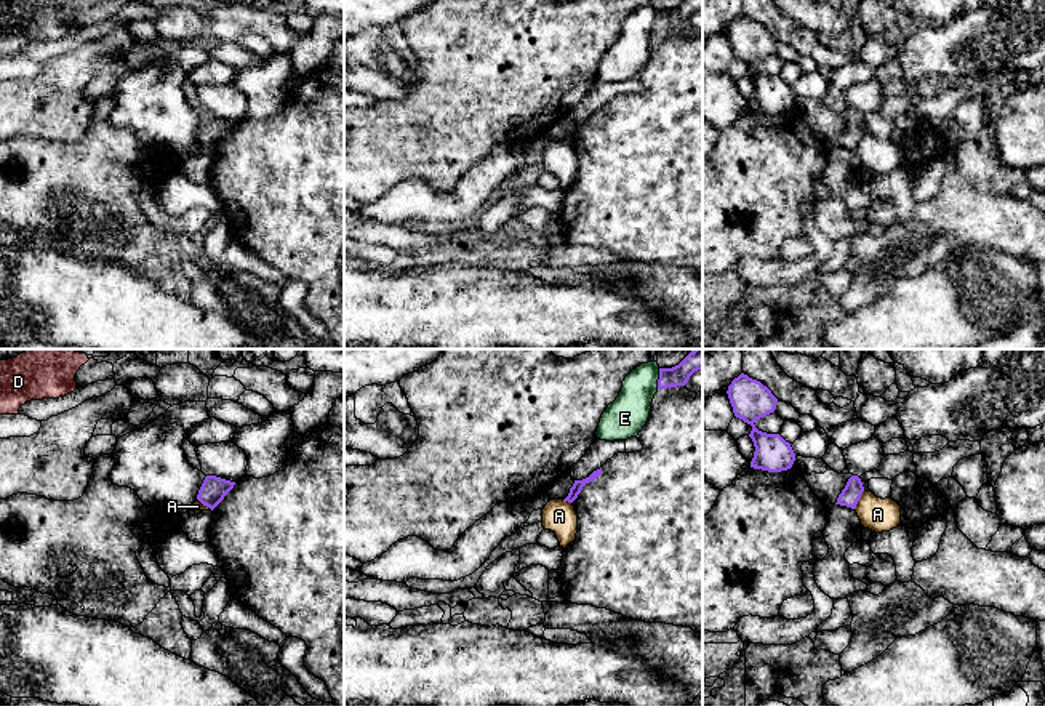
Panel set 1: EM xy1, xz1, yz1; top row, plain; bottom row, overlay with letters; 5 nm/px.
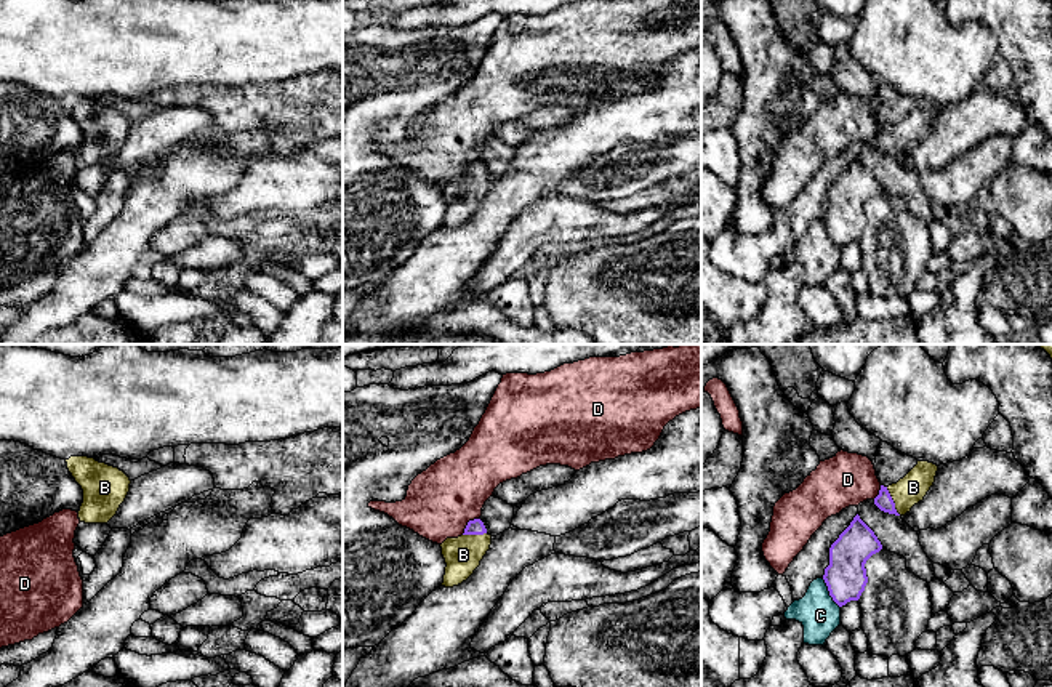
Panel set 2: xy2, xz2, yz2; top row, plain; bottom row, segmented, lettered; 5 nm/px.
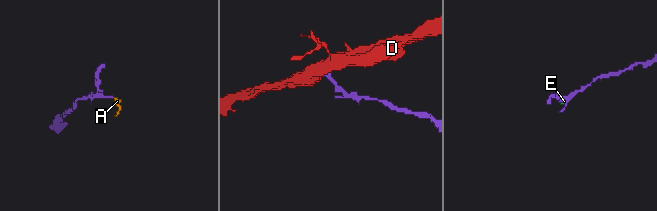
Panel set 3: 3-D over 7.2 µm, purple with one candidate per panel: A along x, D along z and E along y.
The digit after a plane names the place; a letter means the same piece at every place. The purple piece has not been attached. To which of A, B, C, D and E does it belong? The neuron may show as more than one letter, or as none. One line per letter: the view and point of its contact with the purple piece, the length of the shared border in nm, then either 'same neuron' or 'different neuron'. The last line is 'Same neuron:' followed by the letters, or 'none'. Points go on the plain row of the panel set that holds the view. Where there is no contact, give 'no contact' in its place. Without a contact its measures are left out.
A: yz1 (858, 141) | 110 nm | different neuron
B: yz2 (892, 143) | 160 nm | same neuron
C: yz2 (830, 234) | 180 nm | different neuron
D: xz2 (468, 164) | 130 nm | different neuron
E: xz1 (660, 20) | 110 nm | different neuron
Same neuron: B

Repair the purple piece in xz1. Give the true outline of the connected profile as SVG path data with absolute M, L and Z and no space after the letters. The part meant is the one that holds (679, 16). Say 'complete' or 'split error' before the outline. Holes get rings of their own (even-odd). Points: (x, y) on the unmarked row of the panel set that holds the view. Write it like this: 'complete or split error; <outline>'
complete; M683 0L672 10L659 10L658 30L685 27L698 11L703 11L703 0Z

